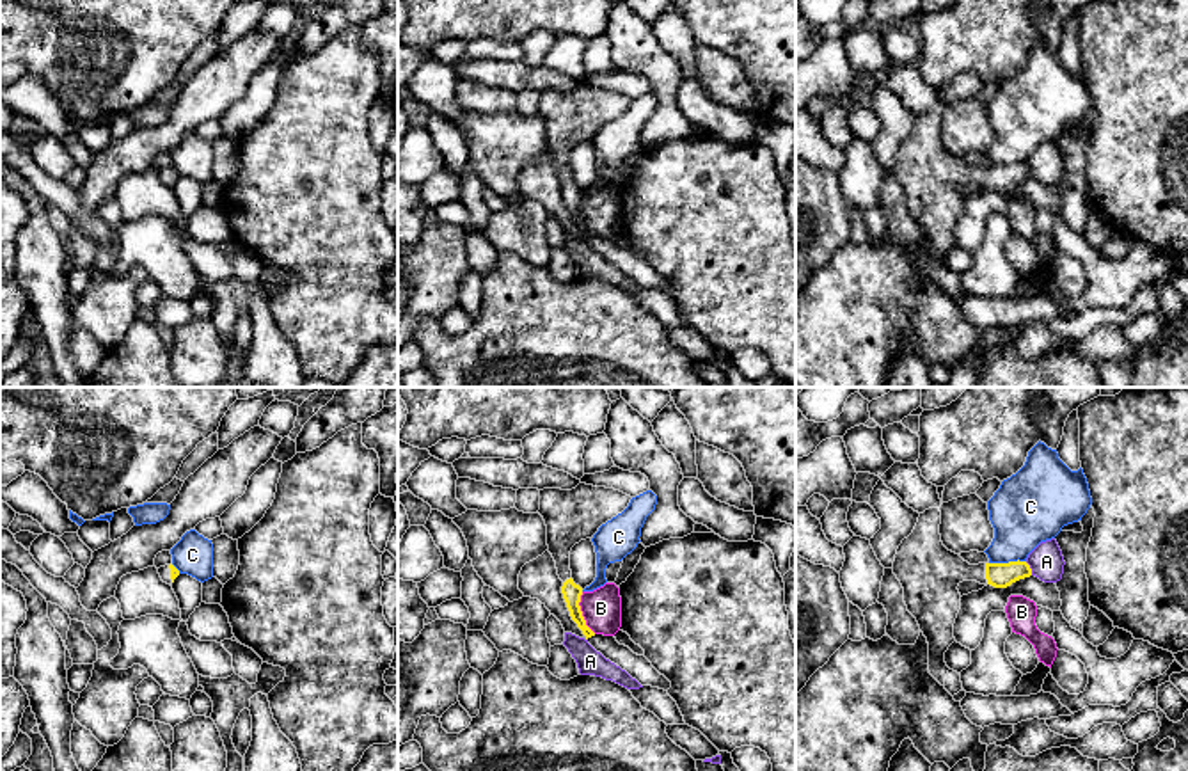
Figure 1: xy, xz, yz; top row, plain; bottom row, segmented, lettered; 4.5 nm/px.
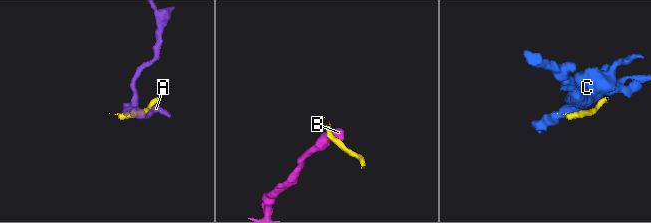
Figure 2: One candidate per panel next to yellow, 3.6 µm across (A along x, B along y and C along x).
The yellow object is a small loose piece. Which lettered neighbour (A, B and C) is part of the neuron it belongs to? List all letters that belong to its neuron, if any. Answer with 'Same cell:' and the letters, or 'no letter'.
Same cell: no letter

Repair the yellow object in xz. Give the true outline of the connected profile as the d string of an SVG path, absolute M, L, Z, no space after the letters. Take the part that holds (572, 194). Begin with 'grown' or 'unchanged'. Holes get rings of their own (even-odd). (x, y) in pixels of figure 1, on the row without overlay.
grown; M579 85L572 92L540 92L540 112L547 128L547 147L563 183L561 195L572 222L588 240L595 234L586 227L581 213L582 190L574 185L570 172L570 153L575 146L593 140L602 126L622 115L630 98L606 89Z

